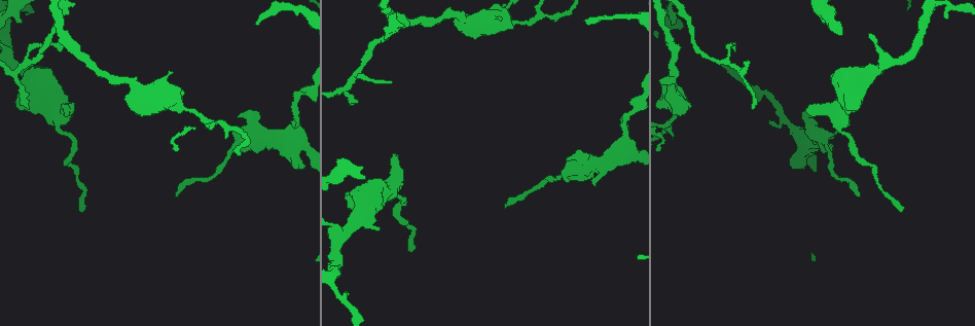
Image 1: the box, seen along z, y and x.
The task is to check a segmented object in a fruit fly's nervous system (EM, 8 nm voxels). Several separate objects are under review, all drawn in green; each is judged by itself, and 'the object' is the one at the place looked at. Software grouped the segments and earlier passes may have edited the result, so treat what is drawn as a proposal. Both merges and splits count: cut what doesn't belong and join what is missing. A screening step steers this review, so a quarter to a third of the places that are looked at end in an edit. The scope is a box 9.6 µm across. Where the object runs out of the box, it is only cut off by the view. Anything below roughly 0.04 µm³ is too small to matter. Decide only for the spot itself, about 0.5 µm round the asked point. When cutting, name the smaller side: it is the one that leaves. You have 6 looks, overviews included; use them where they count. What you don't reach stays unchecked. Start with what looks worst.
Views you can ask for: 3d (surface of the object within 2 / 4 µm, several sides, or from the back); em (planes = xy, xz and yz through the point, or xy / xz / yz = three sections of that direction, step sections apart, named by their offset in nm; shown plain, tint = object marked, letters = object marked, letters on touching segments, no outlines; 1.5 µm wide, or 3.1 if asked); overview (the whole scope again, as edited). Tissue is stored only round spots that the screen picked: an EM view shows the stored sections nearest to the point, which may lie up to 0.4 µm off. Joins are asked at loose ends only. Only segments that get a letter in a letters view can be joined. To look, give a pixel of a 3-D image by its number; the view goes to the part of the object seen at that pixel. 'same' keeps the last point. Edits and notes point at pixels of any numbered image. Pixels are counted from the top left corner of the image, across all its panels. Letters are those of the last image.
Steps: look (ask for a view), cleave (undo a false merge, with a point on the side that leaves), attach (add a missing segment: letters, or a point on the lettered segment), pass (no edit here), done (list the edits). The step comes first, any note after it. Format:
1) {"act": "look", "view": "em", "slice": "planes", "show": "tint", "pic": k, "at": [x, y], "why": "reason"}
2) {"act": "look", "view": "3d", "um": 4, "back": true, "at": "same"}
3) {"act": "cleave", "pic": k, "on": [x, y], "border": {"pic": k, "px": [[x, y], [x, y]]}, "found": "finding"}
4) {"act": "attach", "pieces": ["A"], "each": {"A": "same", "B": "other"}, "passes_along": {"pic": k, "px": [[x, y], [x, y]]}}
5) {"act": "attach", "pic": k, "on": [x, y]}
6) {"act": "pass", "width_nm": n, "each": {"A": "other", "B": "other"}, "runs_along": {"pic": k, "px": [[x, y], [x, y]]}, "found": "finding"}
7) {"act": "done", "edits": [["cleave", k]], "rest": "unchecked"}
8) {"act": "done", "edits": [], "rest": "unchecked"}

{"act": "look", "view": "em", "slice": "planes", "show": "letters", "pic": 1, "at": [752, 108], "why": "an open end"}

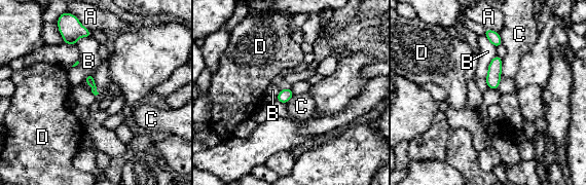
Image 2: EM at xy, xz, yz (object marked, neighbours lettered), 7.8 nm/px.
{"act": "pass", "width_nm": 70, "each": {"A": "other", "B": "other", "C": "other", "D": "other"}, "border": {"pic": 2, "px": [[502, 58], [500, 77]]}, "found": "no lettered segment goes on from it"}

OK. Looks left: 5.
{"act": "look", "view": "em", "slice": "planes", "show": "letters", "pic": 1, "at": [805, 109], "why": "free end"}

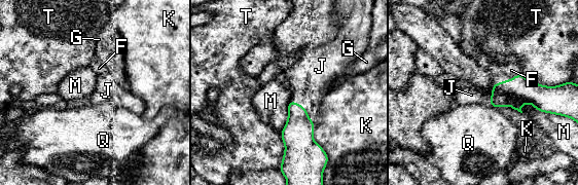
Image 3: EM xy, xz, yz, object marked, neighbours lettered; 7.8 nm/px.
{"act": "attach", "pieces": ["J"], "each": {"F": "other", "G": "other", "J": "same", "K": "other", "M": "other", "Q": "other", "T": "other"}, "passes_along": {"pic": 3, "px": [[297, 134], [302, 106], [306, 78]]}, "found": "it goes on there"}

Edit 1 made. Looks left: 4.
{"act": "look", "view": "3d", "um": 4, "pic": 1, "at": [734, 51], "why": "free end"}

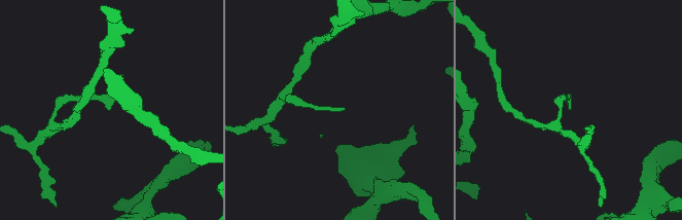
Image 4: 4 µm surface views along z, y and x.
{"act": "look", "view": "em", "slice": "yz", "step": 4, "show": "tint", "pic": 4, "at": [571, 109], "why": "shape alone is not enough"}

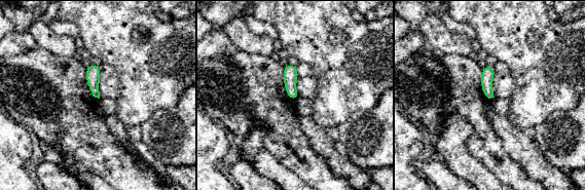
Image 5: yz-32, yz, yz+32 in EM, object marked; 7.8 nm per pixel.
{"act": "look", "view": "em", "slice": "yz", "step": 4, "show": "letters", "at": "same", "why": "what lies round it"}

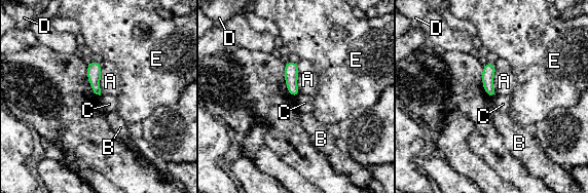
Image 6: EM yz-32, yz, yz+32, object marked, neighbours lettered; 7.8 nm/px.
{"act": "pass", "each": {"A": "other", "B": "other", "C": "other", "D": "other", "E": "other"}, "found": "none of them fits"}

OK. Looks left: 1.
{"act": "done", "edits": [["attach", 3]], "rest": "unchecked"}

